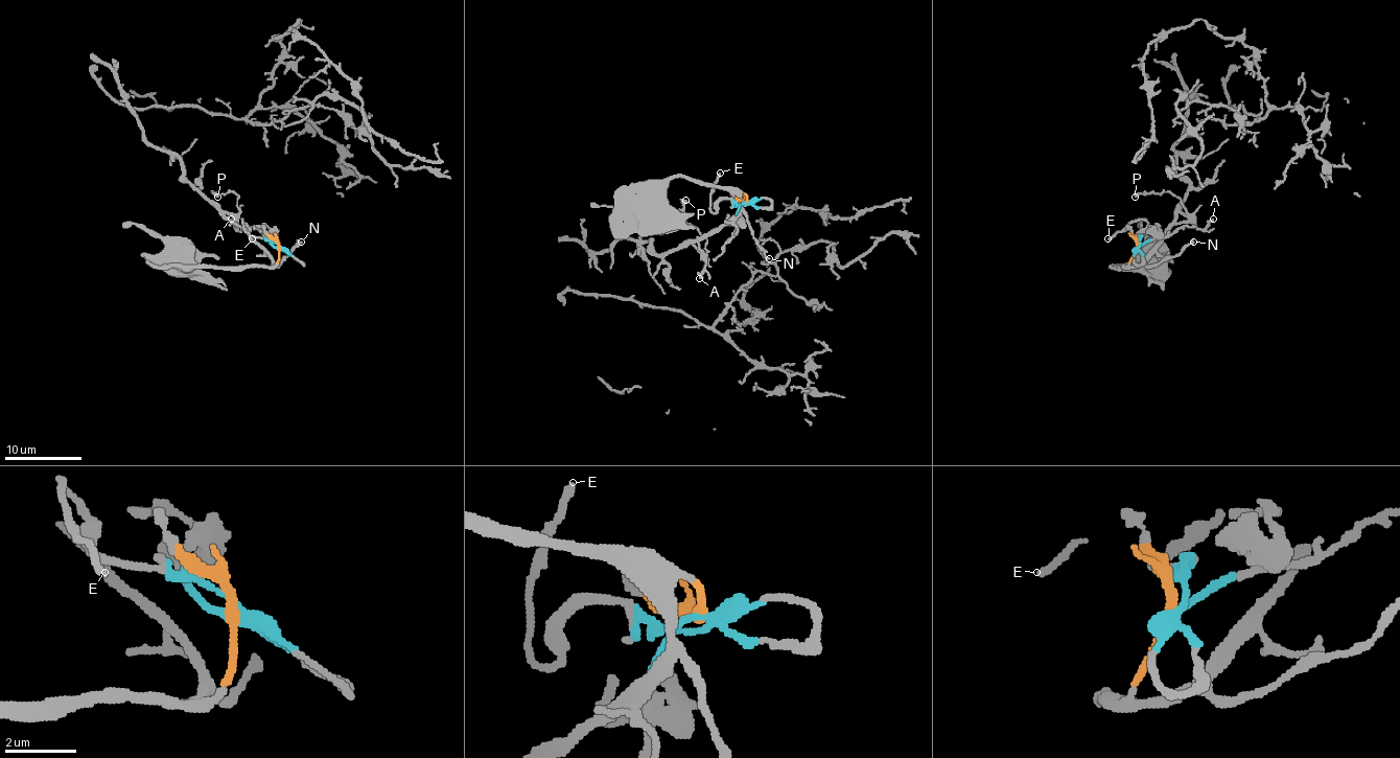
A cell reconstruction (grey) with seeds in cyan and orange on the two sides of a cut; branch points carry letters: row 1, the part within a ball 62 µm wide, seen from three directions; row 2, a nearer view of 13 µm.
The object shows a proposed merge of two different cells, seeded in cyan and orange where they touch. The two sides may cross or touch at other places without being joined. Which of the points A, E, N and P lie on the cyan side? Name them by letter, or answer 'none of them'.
E

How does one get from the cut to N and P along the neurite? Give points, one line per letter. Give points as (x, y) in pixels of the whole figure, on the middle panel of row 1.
N: (747, 202), (747, 198), (741, 196), (745, 216), (756, 244), (770, 259)
P: (747, 202), (741, 196), (741, 207), (699, 242), (702, 253), (706, 239), (683, 219), (685, 200)

